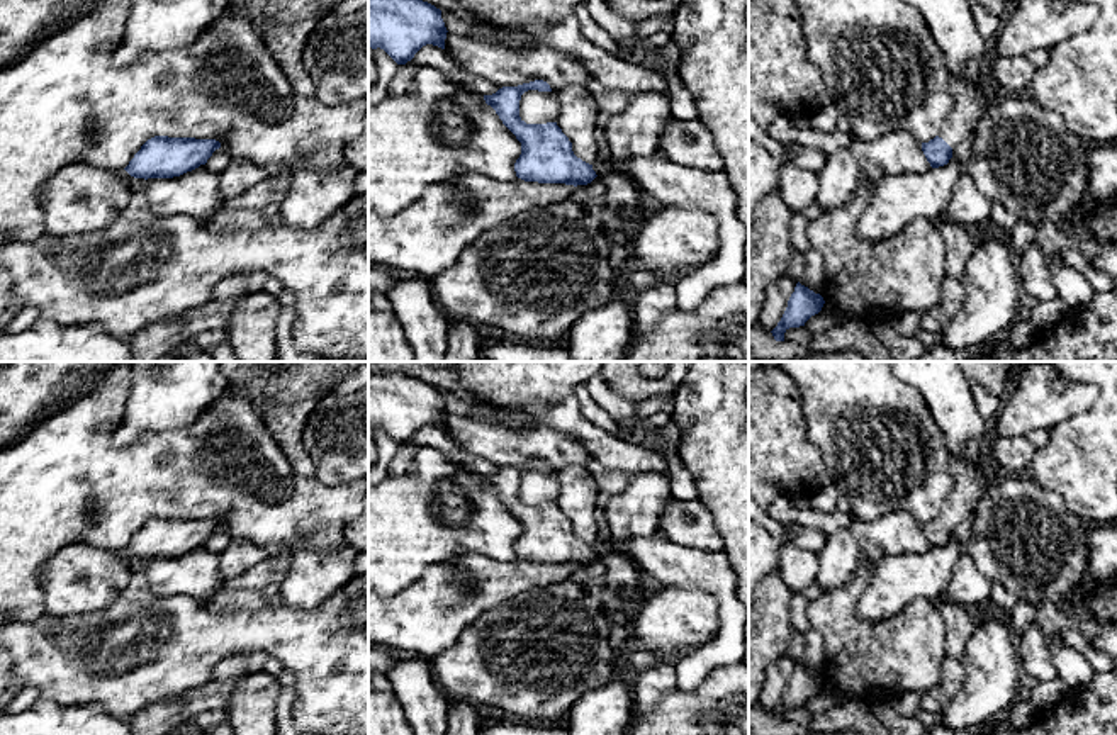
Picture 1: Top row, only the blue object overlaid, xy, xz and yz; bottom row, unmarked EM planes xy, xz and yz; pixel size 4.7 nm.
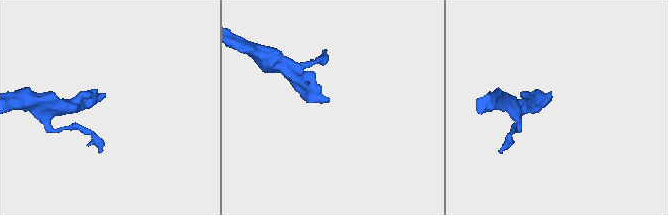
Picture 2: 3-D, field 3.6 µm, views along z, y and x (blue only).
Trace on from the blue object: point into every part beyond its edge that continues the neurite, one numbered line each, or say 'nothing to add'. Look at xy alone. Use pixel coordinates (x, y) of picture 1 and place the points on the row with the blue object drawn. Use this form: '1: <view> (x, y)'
nothing to add

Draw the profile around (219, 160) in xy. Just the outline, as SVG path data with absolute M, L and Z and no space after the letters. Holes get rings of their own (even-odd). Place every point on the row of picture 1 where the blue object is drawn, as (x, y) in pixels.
M219 148L207 160L205 168L221 173L229 165L229 160L231 160L231 153L226 148Z

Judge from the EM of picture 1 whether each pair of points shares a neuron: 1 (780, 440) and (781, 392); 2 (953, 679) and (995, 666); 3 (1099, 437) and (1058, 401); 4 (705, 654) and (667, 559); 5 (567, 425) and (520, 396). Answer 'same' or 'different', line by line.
1: same
2: different
3: different
4: same
5: different

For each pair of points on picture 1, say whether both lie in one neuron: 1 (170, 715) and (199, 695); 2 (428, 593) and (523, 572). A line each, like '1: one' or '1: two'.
1: one
2: one

